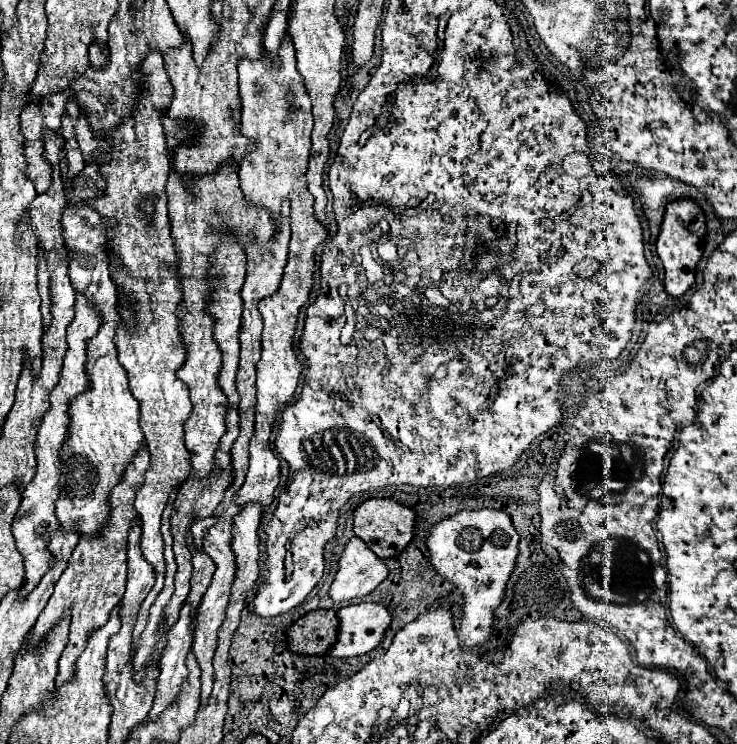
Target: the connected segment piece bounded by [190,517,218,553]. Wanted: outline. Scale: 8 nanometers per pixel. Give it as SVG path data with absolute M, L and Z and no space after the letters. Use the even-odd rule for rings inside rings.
M208 517L208 519L202 519L202 521L196 521L194 525L192 525L192 537L194 537L194 547L200 551L200 553L204 553L204 549L202 549L202 537L204 537L204 533L206 533L206 529L210 529L210 525L214 525L214 521L216 521L218 517Z

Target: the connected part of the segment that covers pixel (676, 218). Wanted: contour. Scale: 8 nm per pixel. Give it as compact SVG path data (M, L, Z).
M680 199L674 203L668 203L664 221L660 227L660 235L656 241L656 253L662 259L664 265L664 291L670 297L684 295L696 281L696 265L702 257L702 243L706 237L706 223L700 207L694 201Z

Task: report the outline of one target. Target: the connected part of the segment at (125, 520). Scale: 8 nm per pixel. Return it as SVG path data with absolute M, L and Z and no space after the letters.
M142 449L134 457L130 469L126 469L122 483L118 483L114 487L114 491L110 493L112 511L110 511L106 529L102 529L102 533L98 537L82 537L80 543L74 547L74 553L72 553L72 557L68 561L66 571L54 583L54 593L48 599L48 605L40 613L36 625L26 633L24 643L16 653L16 655L20 655L20 653L24 653L28 649L36 649L54 631L54 627L62 619L62 613L70 611L70 635L68 635L68 643L66 643L66 647L62 651L60 665L58 665L58 675L56 675L56 687L58 689L64 683L74 679L76 657L82 655L82 649L86 647L86 641L90 639L90 633L94 633L94 629L100 629L102 625L106 625L106 621L110 619L112 609L118 607L118 603L120 603L120 599L124 595L126 575L128 575L128 561L126 561L128 533L130 533L132 525L140 519L138 511L134 509L134 499L136 499L138 487L142 487L144 473L146 473L148 467L150 467L148 449Z

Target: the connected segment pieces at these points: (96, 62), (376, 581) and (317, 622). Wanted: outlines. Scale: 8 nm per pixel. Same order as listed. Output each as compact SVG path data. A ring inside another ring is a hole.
M90 45L90 61L92 61L92 67L100 69L102 65L108 63L108 51L106 47L98 47L98 45Z
M352 537L338 561L338 573L330 587L336 603L352 601L374 591L388 577L386 563L360 537Z
M334 609L306 613L288 629L288 647L294 653L326 655L338 639L338 615Z

